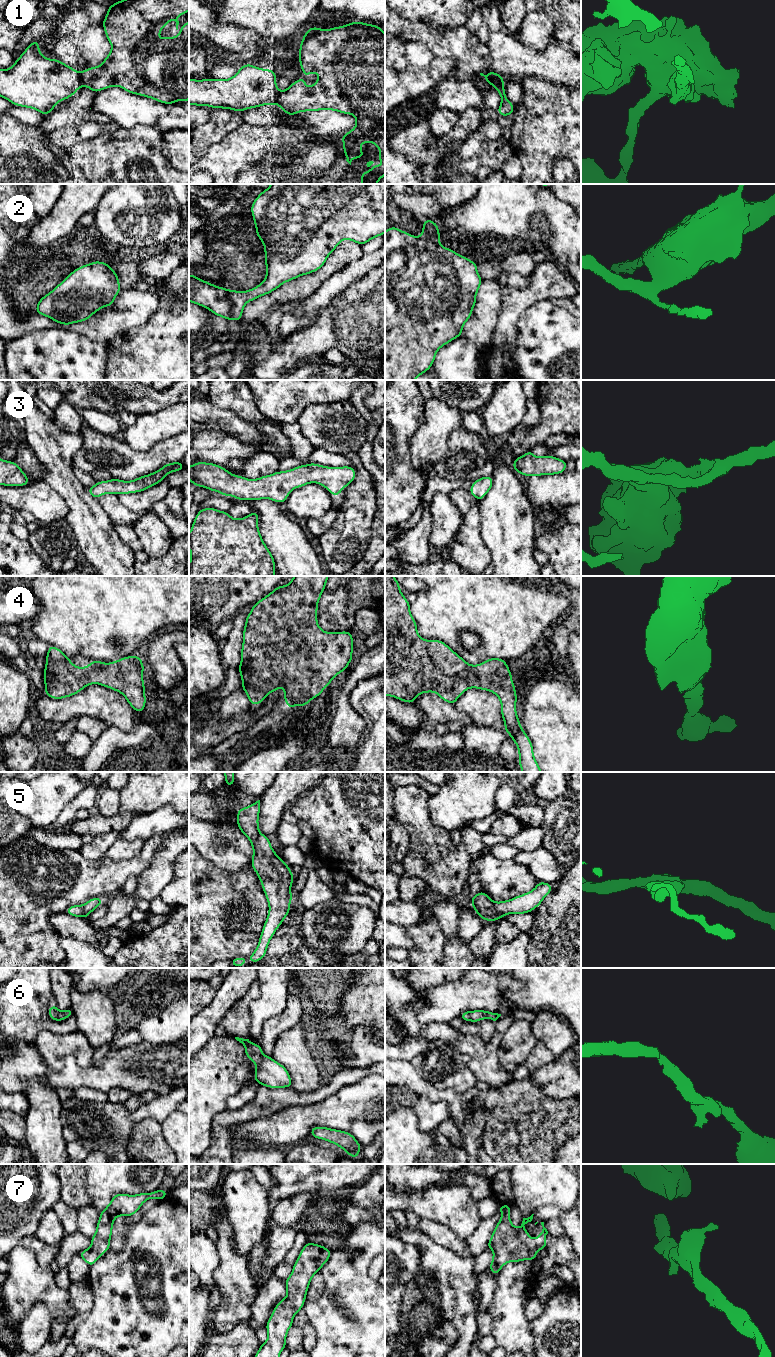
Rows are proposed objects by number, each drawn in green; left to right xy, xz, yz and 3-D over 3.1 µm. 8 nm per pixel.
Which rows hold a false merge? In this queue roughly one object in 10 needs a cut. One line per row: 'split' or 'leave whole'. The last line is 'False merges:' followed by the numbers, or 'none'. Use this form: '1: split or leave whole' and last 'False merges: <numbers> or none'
1: split
2: leave whole
3: leave whole
4: leave whole
5: leave whole
6: leave whole
7: leave whole
False merges: 1

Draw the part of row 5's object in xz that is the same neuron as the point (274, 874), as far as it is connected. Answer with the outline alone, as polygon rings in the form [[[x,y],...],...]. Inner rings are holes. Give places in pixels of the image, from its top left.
[[[260,800],[237,811],[237,827],[249,839],[253,856],[251,867],[262,884],[269,905],[267,919],[259,937],[259,943],[248,957],[251,963],[262,960],[269,942],[290,912],[291,885],[294,880],[289,866],[273,850],[268,836],[259,831]]]

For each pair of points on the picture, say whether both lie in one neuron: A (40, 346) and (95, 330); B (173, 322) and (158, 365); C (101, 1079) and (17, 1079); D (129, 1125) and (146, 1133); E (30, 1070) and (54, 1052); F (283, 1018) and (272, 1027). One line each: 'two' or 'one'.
A: two
B: one
C: one
D: two
E: two
F: one

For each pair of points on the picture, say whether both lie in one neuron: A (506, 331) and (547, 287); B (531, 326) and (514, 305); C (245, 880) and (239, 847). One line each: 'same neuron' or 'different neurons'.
A: same neuron
B: different neurons
C: different neurons

